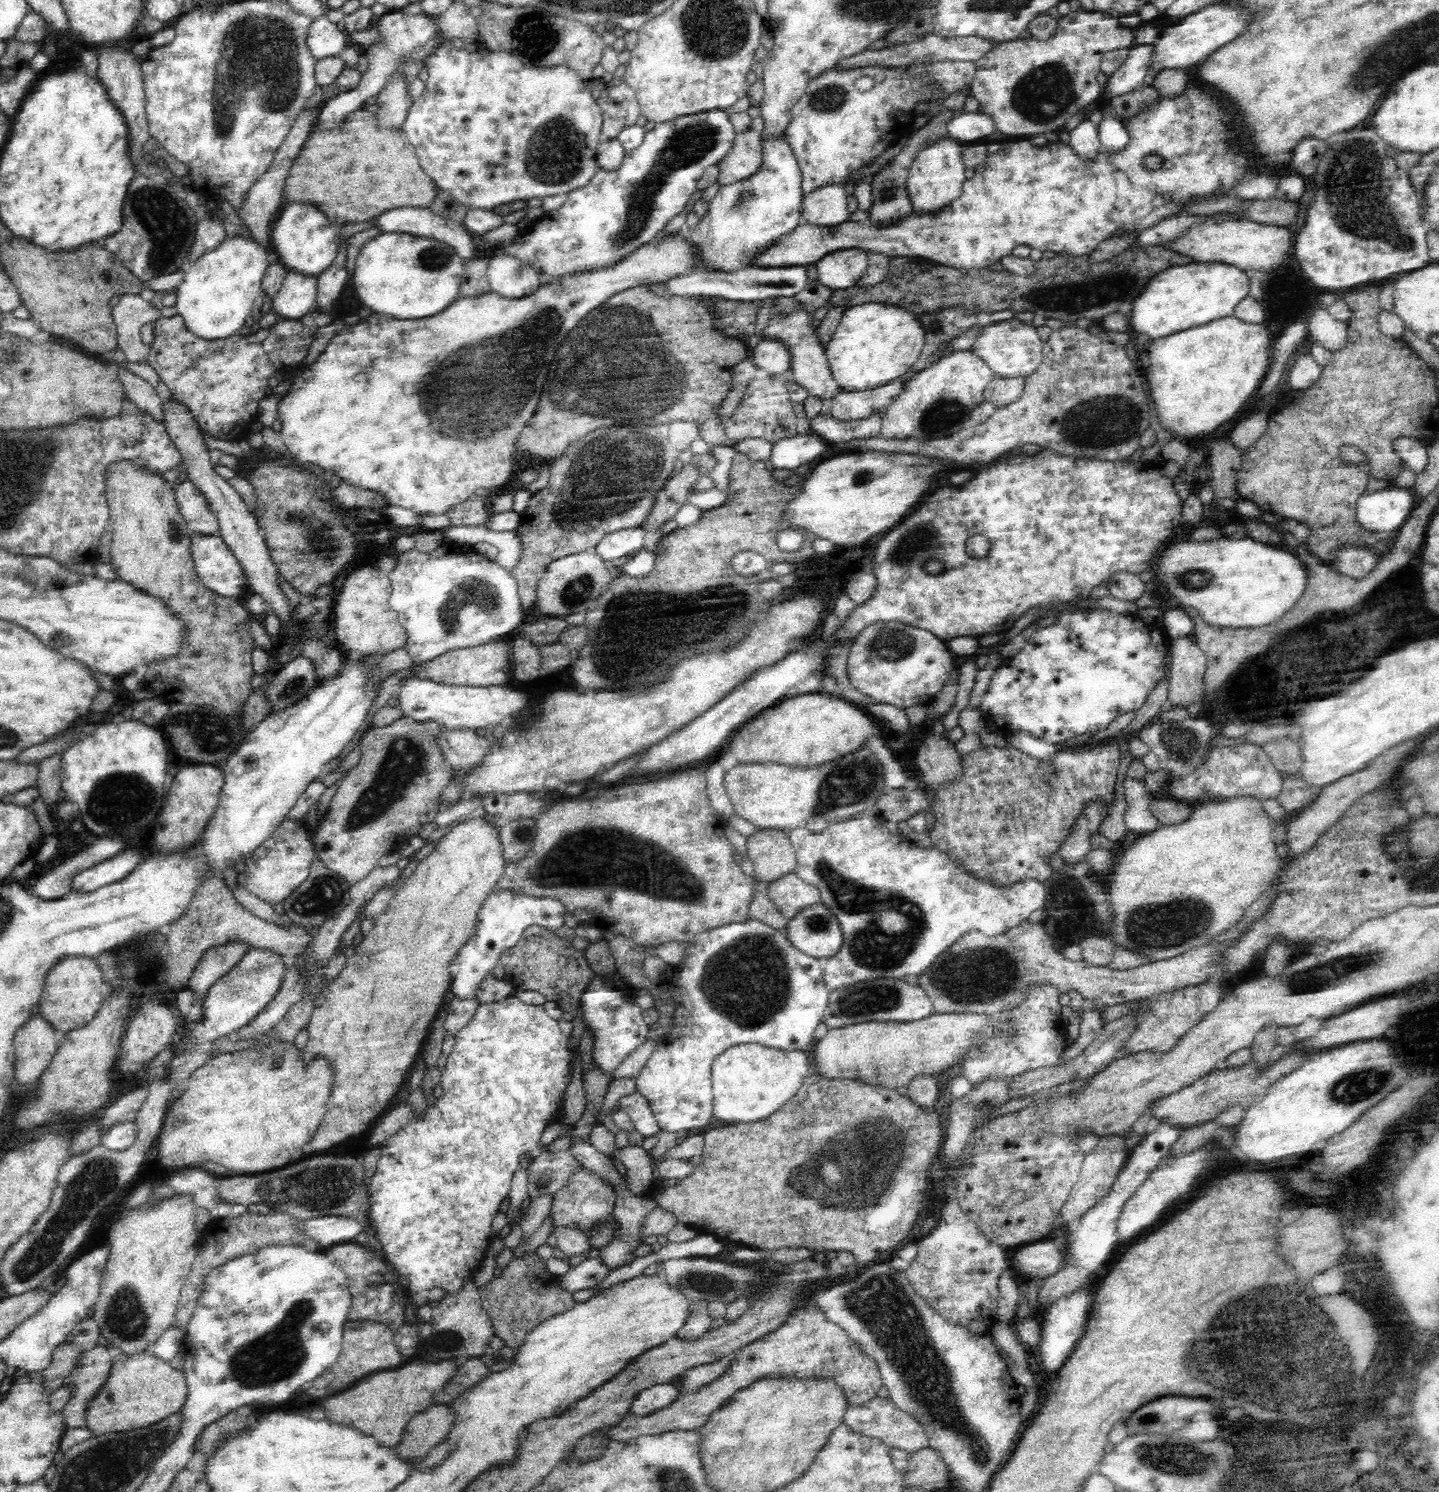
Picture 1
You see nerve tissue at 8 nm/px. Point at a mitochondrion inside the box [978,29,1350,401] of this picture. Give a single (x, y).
(1043, 93)

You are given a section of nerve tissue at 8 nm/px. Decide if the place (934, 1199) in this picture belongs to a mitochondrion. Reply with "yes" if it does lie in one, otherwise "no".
no

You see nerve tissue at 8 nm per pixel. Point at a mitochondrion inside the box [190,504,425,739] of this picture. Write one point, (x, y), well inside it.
(297, 682)

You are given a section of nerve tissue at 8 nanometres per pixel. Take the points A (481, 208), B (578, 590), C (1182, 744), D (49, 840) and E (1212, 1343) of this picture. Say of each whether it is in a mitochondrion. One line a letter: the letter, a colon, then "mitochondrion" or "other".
A: other
B: mitochondrion
C: mitochondrion
D: other
E: other

